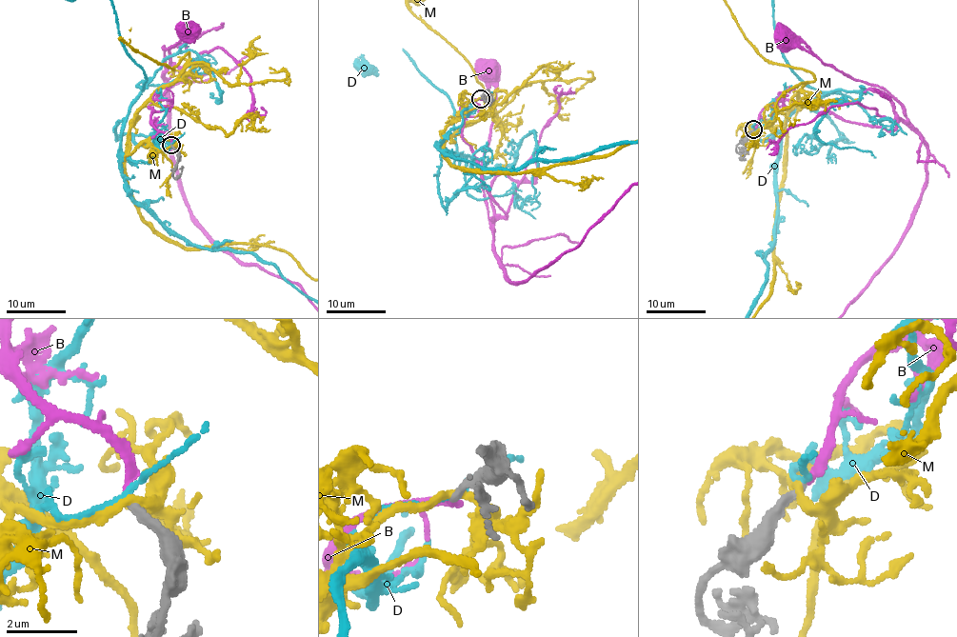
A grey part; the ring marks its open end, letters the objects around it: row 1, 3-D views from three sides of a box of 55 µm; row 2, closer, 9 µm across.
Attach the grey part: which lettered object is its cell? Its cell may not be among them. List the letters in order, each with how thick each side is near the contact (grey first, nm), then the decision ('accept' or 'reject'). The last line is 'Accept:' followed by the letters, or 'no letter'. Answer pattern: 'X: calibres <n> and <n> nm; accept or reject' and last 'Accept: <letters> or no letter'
B: calibres 200 and 220 nm; accept
D: calibres 220 and 130 nm; reject
M: calibres 240 and 240 nm; reject
Accept: B

